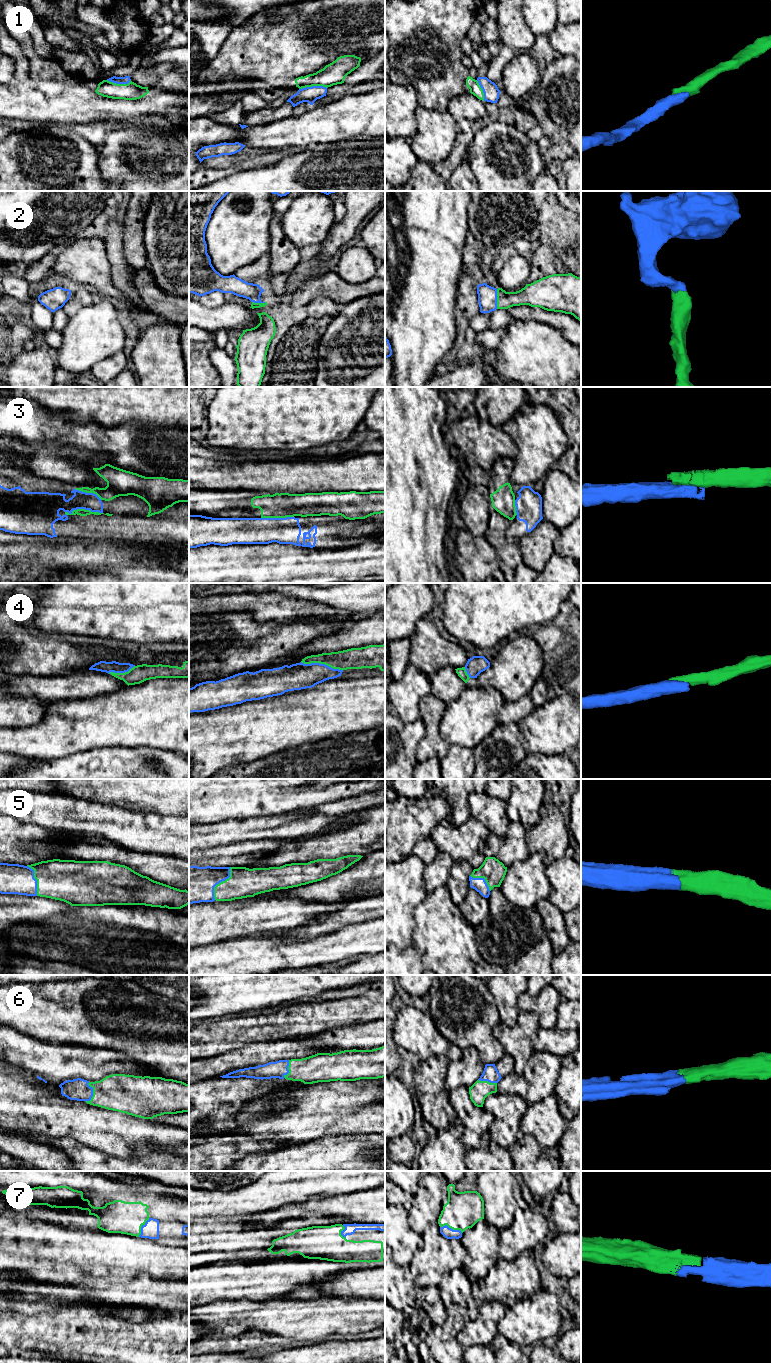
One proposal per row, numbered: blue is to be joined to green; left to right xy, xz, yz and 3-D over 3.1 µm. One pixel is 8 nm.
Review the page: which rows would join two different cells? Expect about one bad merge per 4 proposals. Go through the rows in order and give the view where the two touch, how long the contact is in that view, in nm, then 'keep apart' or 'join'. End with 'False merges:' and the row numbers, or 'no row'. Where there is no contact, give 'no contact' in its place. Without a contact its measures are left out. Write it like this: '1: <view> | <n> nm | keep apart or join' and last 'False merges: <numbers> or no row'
1: xz | 220 nm | join
2: yz | 160 nm | join
3: xy | 300 nm | keep apart
4: xz | 340 nm | join
5: xz | 300 nm | join
6: xy | 160 nm | join
7: yz | 190 nm | join
False merges: 3

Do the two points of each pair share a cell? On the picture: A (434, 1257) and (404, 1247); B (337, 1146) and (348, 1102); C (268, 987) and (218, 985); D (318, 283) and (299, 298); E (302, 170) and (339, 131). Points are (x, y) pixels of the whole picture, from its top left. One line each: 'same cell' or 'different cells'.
A: different cells
B: different cells
C: same cell
D: same cell
E: different cells

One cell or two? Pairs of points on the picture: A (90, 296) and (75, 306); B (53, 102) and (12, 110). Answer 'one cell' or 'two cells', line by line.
A: one cell
B: one cell

